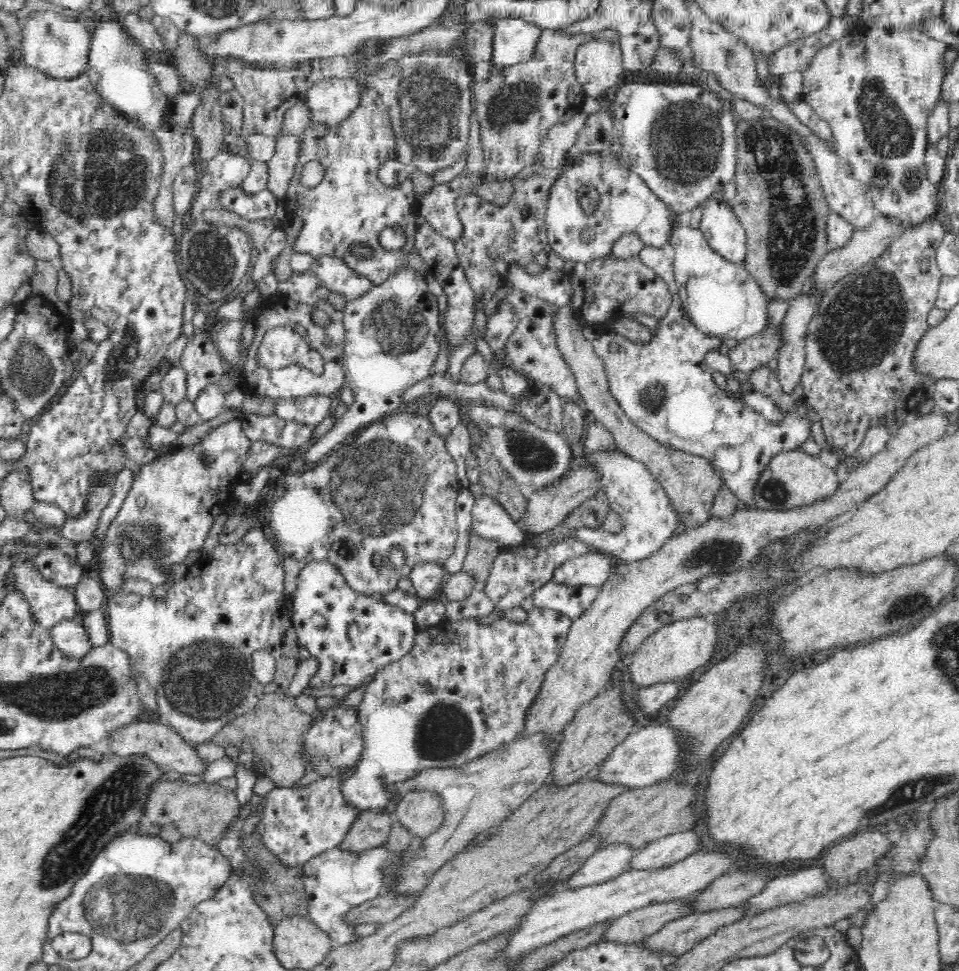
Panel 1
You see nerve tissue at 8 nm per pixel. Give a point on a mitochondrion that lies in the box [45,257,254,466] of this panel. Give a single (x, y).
(119, 362)

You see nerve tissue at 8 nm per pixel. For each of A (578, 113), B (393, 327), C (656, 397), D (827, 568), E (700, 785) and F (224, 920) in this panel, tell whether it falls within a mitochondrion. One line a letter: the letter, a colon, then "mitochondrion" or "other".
A: other
B: mitochondrion
C: mitochondrion
D: other
E: other
F: other

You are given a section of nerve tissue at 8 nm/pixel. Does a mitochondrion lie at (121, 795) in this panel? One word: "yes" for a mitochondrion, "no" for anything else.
yes

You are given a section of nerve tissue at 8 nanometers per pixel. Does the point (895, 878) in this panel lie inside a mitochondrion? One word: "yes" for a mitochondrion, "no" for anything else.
no

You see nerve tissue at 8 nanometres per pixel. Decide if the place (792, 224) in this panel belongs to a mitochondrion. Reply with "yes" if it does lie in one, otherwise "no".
yes

